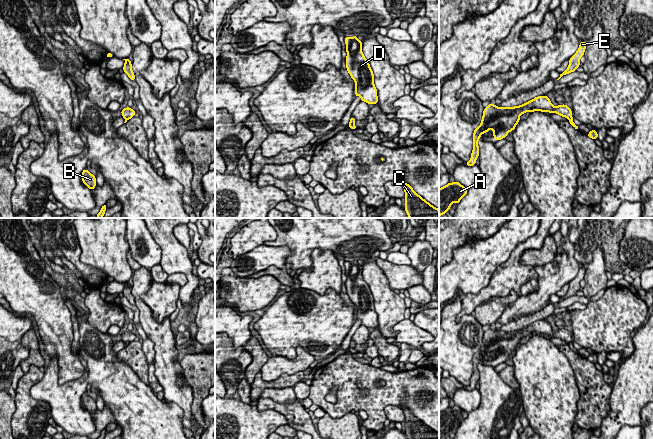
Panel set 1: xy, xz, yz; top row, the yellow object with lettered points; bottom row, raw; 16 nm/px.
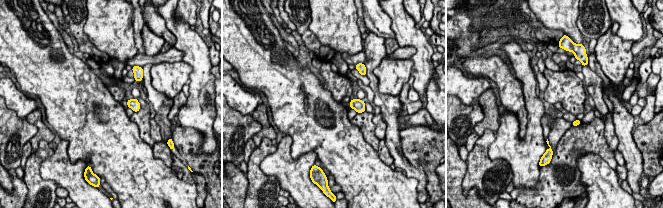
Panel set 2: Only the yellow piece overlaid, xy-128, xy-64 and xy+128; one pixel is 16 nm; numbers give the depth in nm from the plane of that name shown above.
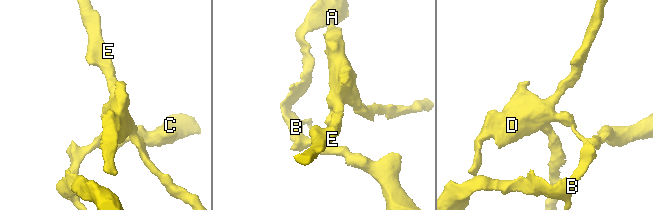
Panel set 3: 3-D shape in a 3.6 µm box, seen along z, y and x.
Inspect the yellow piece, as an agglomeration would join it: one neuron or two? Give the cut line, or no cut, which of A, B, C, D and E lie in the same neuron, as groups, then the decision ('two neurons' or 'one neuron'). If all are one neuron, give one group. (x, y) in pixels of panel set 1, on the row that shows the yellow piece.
cut xy (125, 117), (129, 118); groups A B C / D E; two neurons

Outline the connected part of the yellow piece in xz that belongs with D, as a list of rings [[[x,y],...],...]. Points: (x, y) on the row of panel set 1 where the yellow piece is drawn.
[[[357,36],[344,37],[346,44],[346,69],[349,72],[351,78],[355,81],[355,97],[360,96],[361,101],[368,104],[378,103],[377,89],[374,84],[374,74],[370,67],[368,60],[365,58],[362,52],[362,41]]]

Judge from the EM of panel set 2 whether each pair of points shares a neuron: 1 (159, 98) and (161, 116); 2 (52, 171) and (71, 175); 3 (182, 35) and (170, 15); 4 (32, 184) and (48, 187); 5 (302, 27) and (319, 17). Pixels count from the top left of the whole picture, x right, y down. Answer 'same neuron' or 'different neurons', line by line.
1: same neuron
2: same neuron
3: same neuron
4: same neuron
5: different neurons

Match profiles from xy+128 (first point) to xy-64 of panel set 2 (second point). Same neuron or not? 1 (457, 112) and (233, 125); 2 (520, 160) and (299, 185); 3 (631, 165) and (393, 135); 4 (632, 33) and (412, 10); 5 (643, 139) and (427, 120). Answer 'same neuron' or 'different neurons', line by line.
1: same neuron
2: same neuron
3: same neuron
4: different neurons
5: different neurons

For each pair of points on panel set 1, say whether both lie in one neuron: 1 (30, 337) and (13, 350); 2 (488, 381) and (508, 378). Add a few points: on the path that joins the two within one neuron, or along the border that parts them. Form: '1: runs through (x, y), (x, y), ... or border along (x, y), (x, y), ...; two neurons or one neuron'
1: border along (20, 341), (28, 348), (28, 356), (19, 365); two neurons
2: border along (498, 373), (508, 385), (518, 388); two neurons

